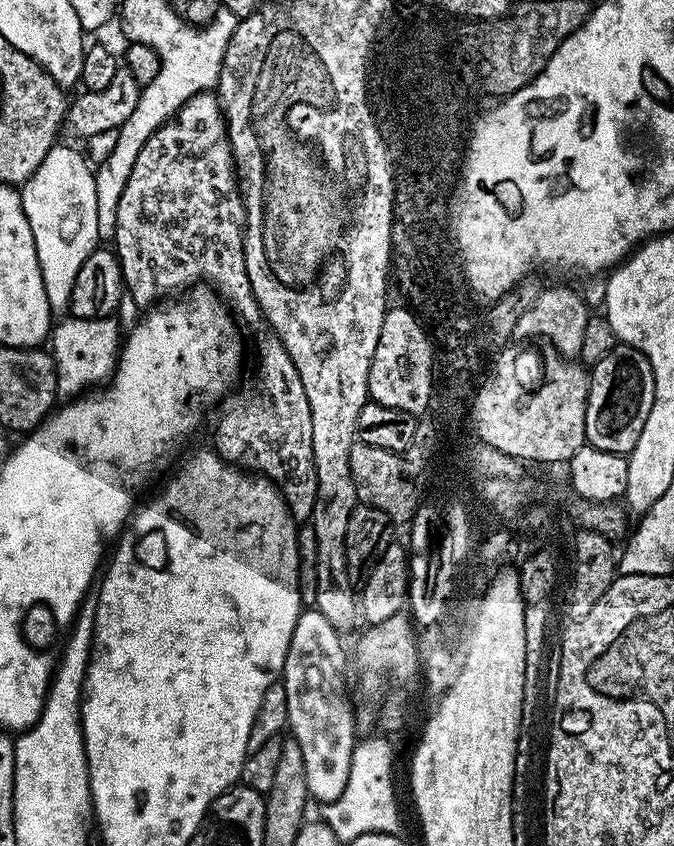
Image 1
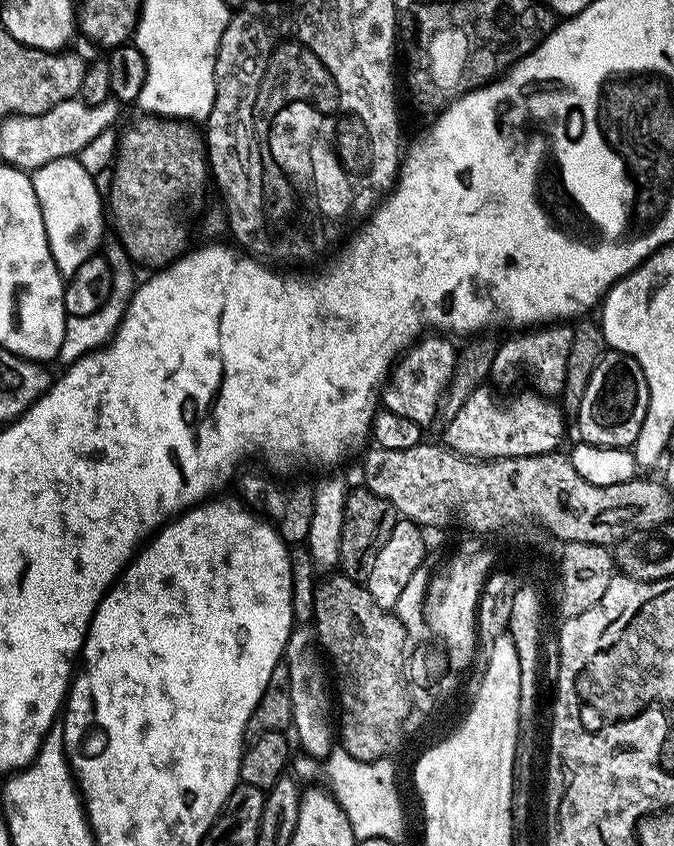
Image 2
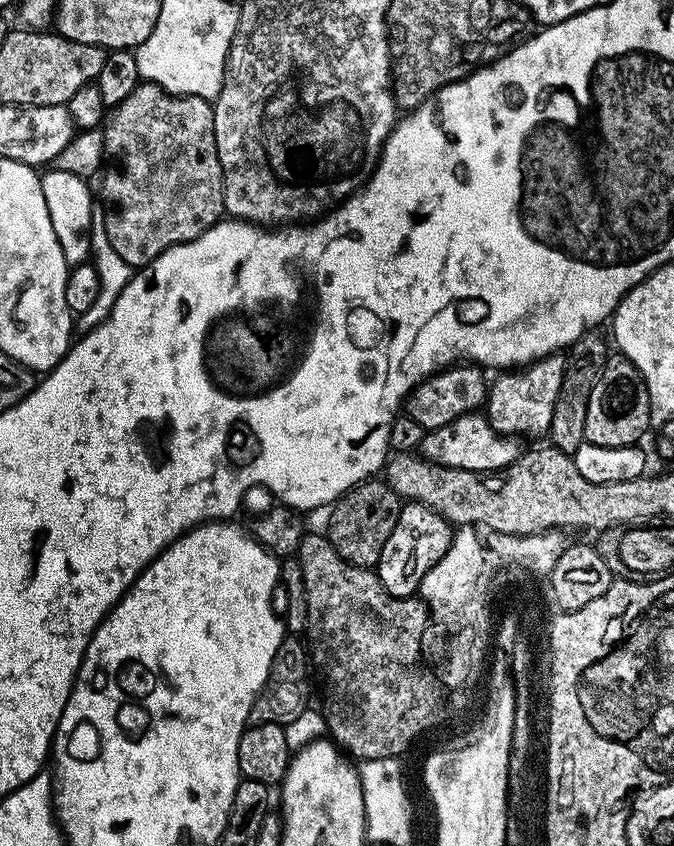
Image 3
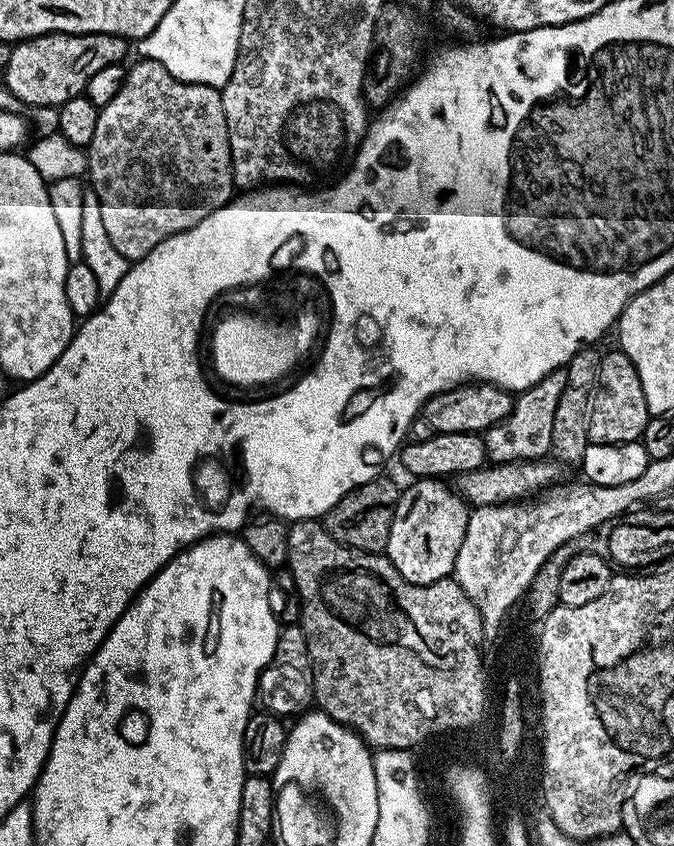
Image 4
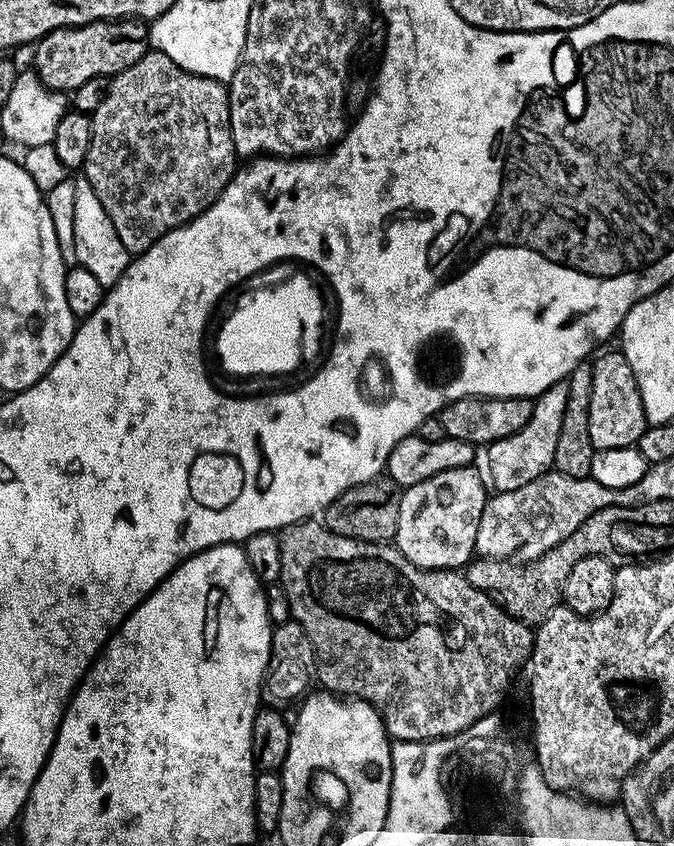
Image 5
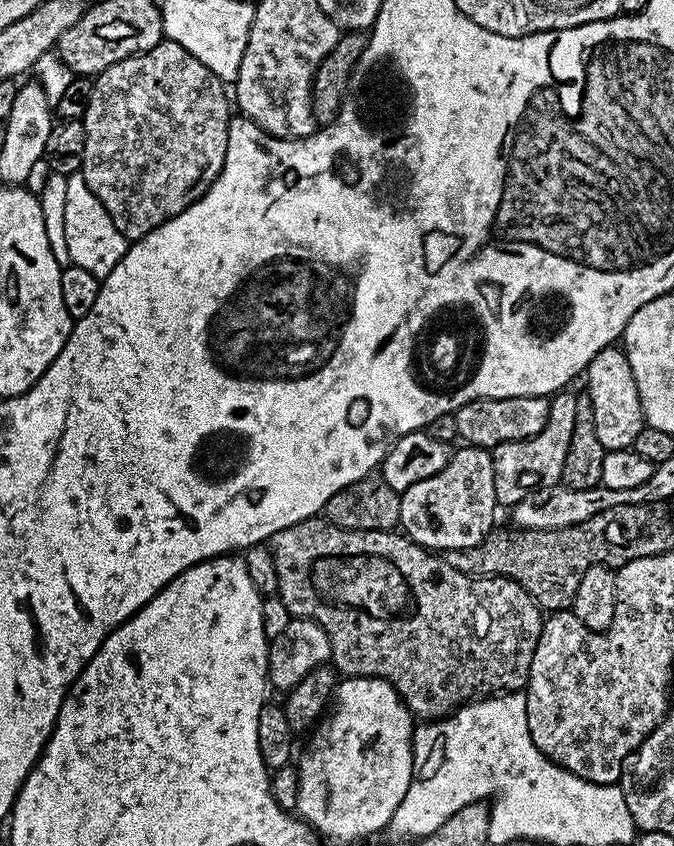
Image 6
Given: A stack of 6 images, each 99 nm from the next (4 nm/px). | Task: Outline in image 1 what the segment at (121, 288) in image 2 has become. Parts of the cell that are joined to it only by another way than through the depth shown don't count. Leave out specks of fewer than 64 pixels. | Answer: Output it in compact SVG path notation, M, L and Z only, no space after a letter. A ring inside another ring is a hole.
M72 316L55 325L50 333L52 356L56 359L56 384L64 392L74 394L99 380L107 381L116 371L122 351L122 332L115 319L91 320Z

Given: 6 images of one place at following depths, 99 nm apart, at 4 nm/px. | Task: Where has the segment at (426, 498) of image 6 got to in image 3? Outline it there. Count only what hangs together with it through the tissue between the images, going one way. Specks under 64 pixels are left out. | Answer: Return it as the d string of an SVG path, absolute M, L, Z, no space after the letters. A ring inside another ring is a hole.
M405 503L398 514L398 522L394 522L390 538L386 538L386 546L382 546L380 560L374 569L384 589L391 596L415 597L423 576L446 554L453 535L453 525L434 510L424 504Z

